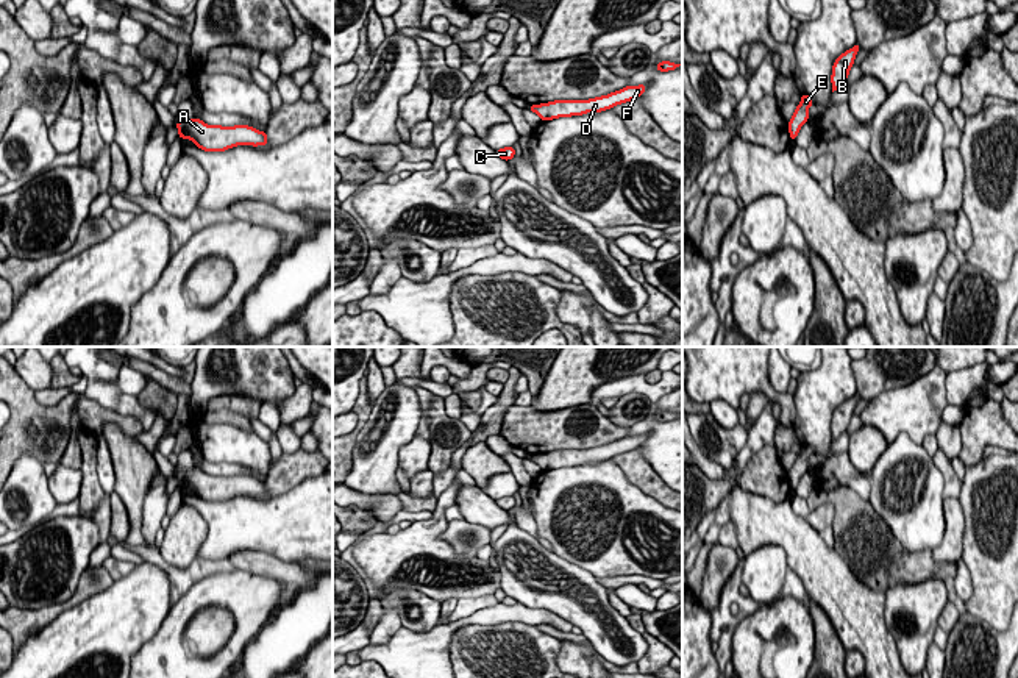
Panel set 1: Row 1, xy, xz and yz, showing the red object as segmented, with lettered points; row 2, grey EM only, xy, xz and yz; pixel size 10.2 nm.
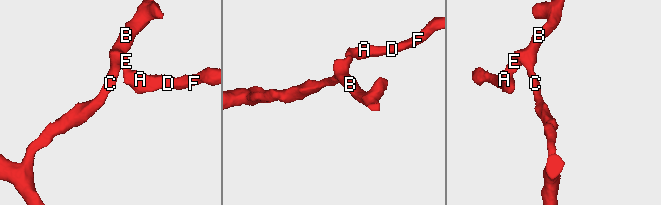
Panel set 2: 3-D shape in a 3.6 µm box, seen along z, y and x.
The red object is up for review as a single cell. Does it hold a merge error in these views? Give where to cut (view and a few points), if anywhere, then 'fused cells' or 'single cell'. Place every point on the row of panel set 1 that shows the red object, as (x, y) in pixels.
no cut | single cell

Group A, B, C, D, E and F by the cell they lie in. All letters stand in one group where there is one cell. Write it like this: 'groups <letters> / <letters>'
groups A B C D E F

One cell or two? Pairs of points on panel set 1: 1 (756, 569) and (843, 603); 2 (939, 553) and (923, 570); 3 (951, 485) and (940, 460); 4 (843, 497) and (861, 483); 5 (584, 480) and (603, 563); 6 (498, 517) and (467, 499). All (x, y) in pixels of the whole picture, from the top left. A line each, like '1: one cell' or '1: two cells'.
1: two cells
2: two cells
3: one cell
4: two cells
5: one cell
6: one cell

